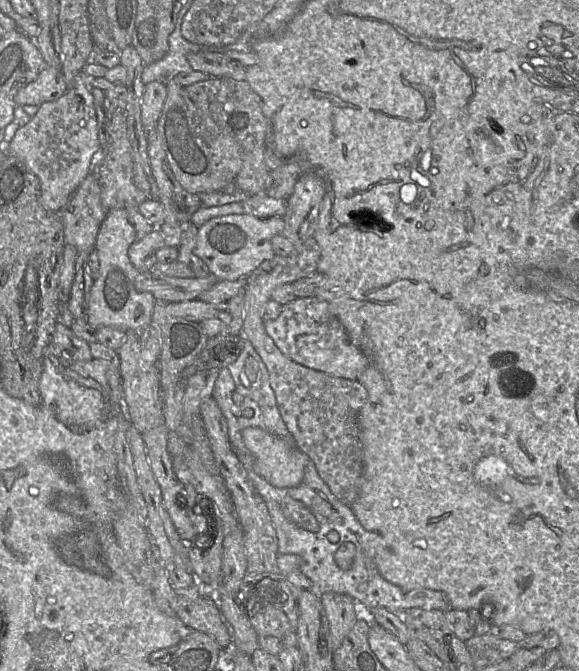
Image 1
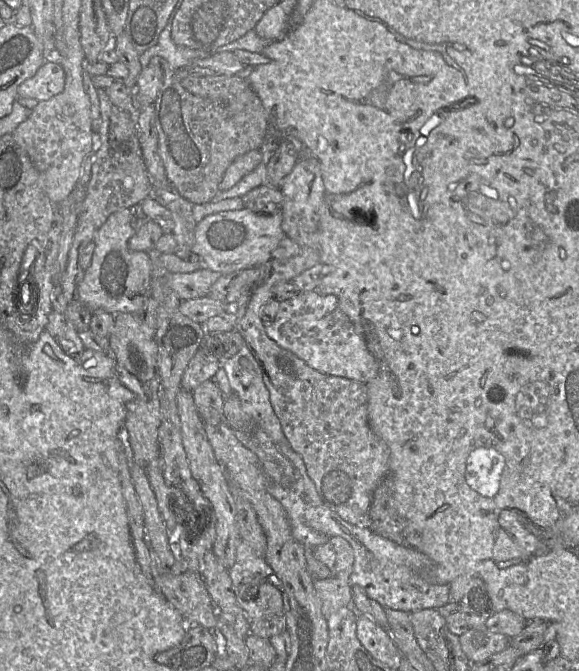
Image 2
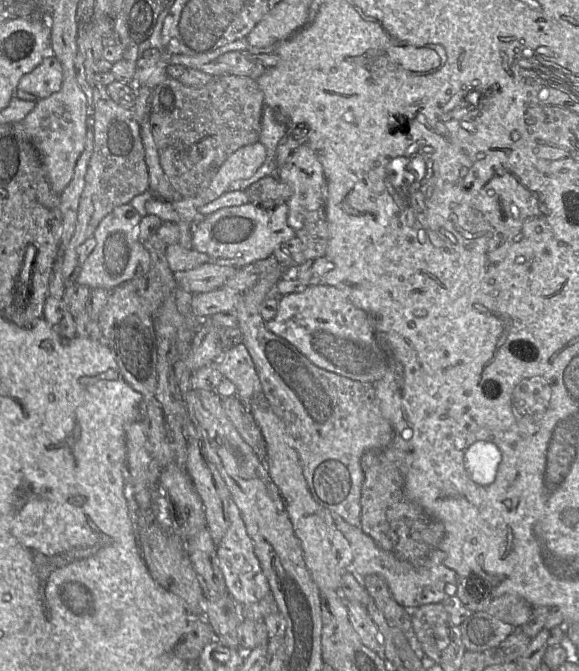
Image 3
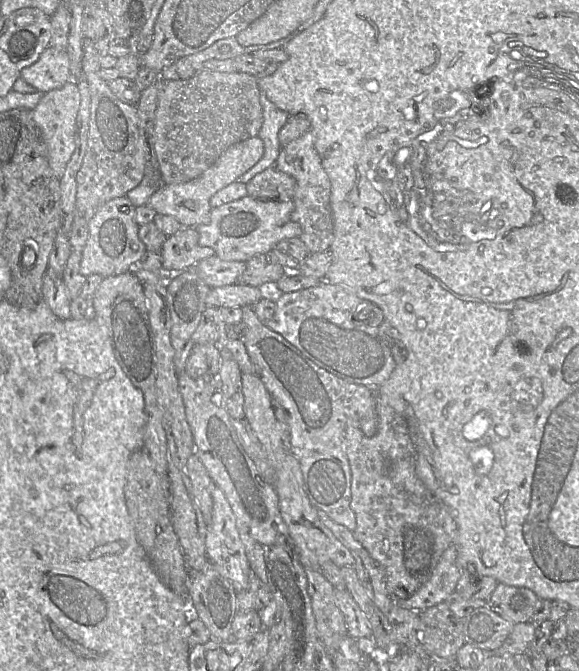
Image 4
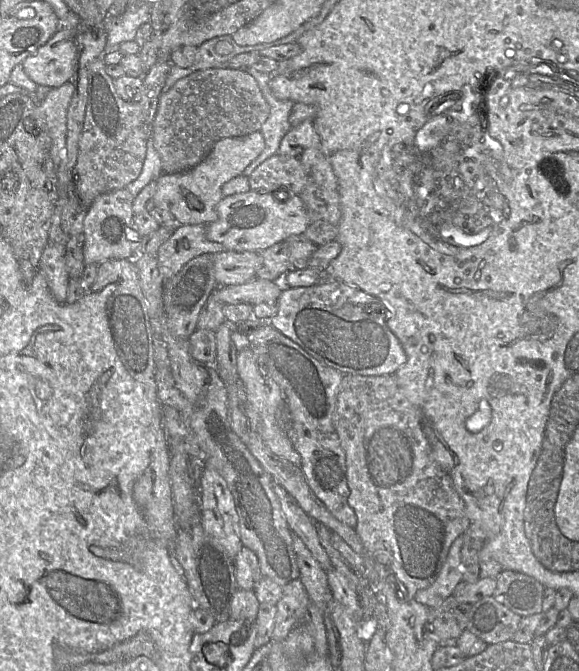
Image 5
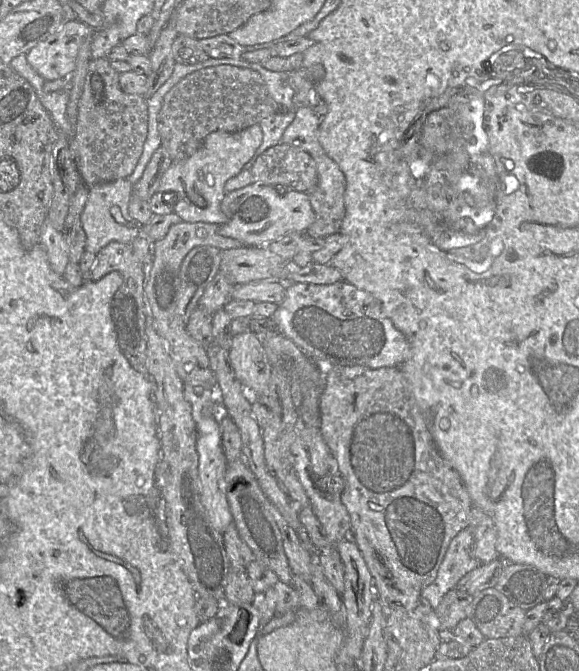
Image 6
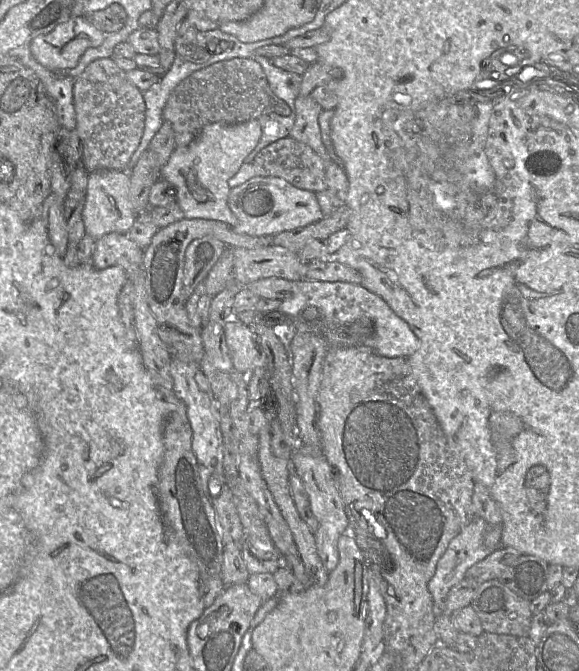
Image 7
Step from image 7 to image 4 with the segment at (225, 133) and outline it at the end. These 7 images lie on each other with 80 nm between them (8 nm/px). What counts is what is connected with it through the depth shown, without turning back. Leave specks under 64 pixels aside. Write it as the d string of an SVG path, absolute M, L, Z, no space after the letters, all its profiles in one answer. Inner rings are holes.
M259 136L235 143L228 147L216 162L201 176L191 181L162 184L150 197L148 205L157 213L175 217L183 227L198 227L210 221L210 199L221 189L251 169L263 156L264 143Z

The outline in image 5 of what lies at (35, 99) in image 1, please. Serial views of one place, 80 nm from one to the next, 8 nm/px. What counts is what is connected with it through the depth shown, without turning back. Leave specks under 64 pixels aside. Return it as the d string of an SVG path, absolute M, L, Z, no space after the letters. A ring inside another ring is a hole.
M73 12L69 13L67 19L61 19L61 26L56 33L31 56L22 63L26 75L38 86L47 86L51 89L58 88L70 82L73 74L74 60L77 55L75 26L80 27L81 20Z

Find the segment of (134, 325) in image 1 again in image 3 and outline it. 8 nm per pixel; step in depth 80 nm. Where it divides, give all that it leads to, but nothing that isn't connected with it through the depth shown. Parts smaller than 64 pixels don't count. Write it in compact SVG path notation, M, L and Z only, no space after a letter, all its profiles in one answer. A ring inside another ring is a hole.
M130 203L114 208L102 219L93 233L96 245L80 267L78 284L90 289L103 288L110 292L151 269L150 255L138 239L137 226L140 220L141 215Z

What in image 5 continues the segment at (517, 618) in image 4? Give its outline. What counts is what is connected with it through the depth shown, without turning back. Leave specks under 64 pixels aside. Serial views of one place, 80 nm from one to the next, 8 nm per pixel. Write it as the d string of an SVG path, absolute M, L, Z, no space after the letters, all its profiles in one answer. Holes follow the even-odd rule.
M502 570L497 577L493 597L511 611L526 617L542 613L545 586L536 579L512 570Z

